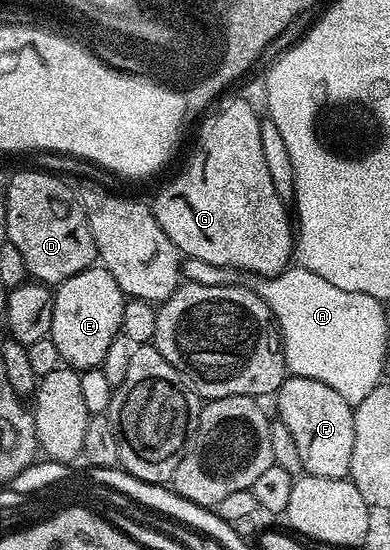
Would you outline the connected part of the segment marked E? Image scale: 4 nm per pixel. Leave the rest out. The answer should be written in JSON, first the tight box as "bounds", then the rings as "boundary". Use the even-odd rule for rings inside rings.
{"bounds":[49,266,127,370],"boundary":[[[95,266],[80,270],[80,274],[72,274],[72,278],[53,289],[53,294],[49,337],[56,342],[56,350],[60,350],[62,364],[75,370],[101,368],[108,348],[120,336],[127,302],[120,286],[116,286],[116,278],[112,278],[108,269]]]}

